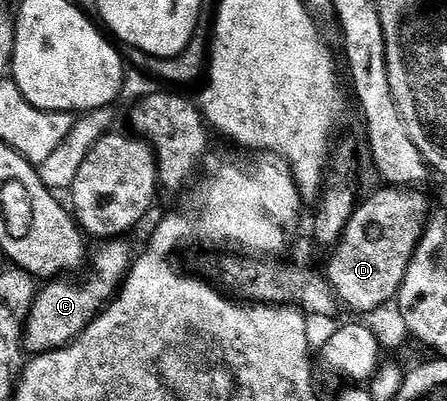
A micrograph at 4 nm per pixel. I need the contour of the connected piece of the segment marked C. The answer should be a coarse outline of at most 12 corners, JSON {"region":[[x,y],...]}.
{"region":[[126,237],[94,251],[84,282],[51,280],[23,330],[28,355],[65,348],[131,273]]}

